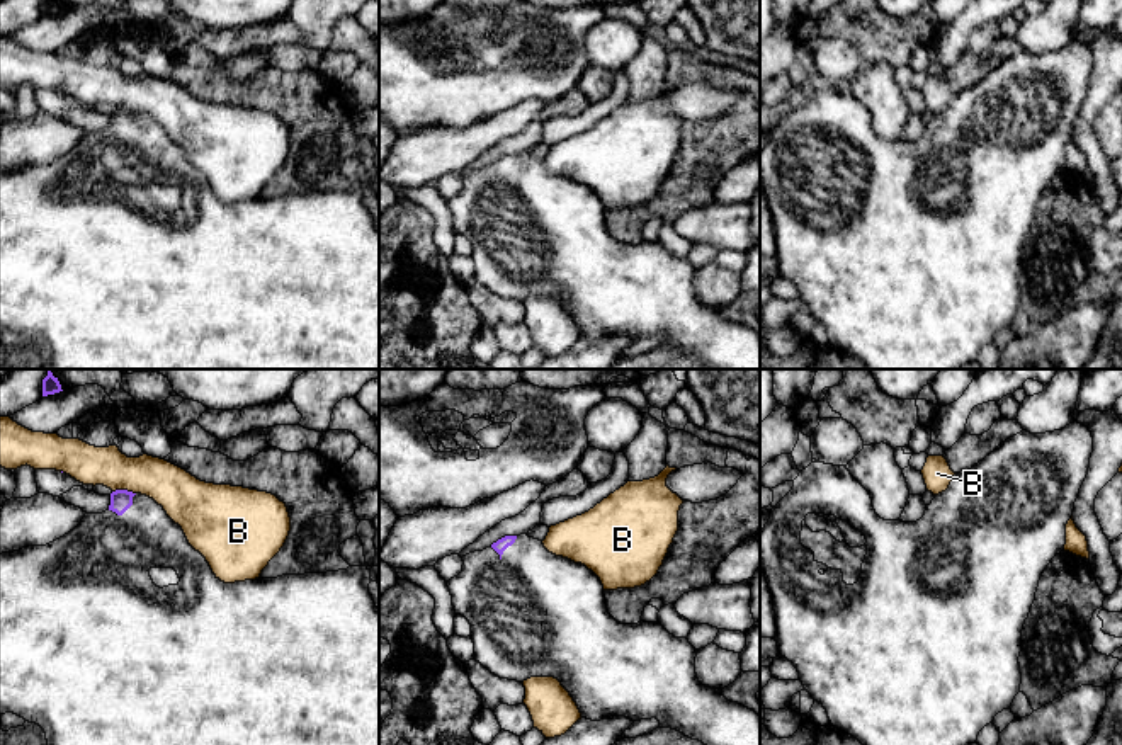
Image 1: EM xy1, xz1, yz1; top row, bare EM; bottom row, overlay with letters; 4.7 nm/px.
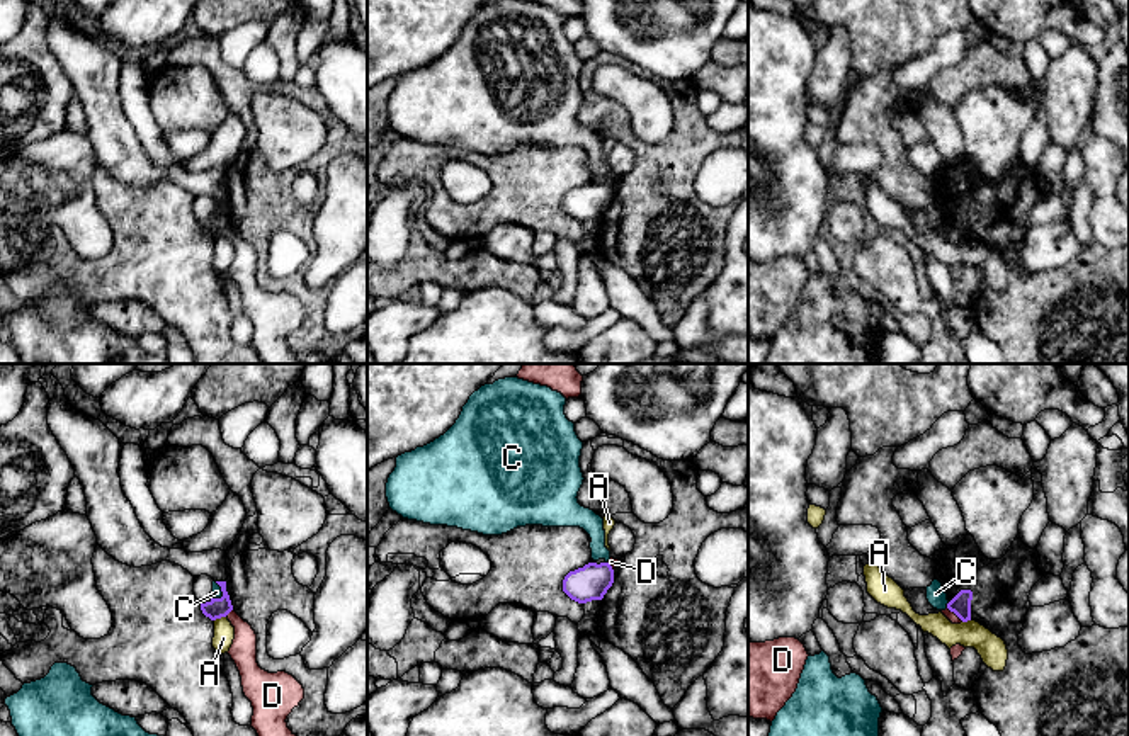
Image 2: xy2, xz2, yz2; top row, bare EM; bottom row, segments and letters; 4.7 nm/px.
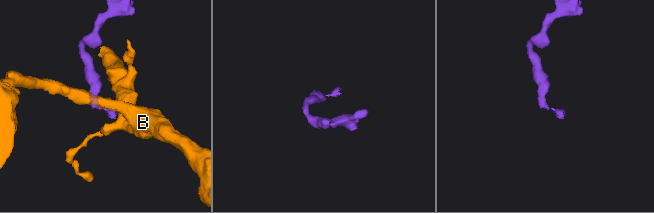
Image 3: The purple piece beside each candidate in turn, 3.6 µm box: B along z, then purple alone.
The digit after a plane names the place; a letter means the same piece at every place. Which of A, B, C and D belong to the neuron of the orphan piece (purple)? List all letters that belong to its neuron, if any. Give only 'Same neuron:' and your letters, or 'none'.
Same neuron: none

